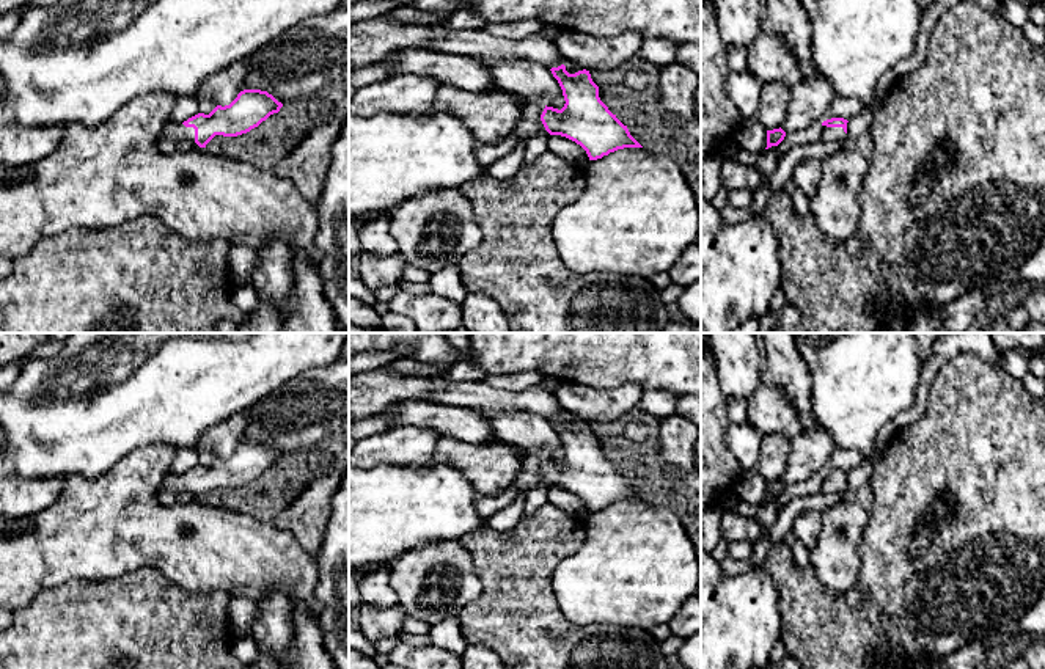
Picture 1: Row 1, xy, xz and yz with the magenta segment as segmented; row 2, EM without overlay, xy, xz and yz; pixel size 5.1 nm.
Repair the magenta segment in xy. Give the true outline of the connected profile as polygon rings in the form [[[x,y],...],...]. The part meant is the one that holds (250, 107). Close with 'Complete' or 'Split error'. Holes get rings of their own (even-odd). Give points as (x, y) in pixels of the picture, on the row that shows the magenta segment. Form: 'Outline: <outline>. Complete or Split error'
Outline: [[[244,90],[229,105],[217,105],[209,115],[198,113],[184,122],[167,122],[159,138],[184,138],[206,148],[215,135],[237,137],[250,132],[281,107],[267,91]]]. Split error

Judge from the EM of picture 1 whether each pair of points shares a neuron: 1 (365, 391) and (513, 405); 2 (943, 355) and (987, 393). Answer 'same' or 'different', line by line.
1: same
2: different

